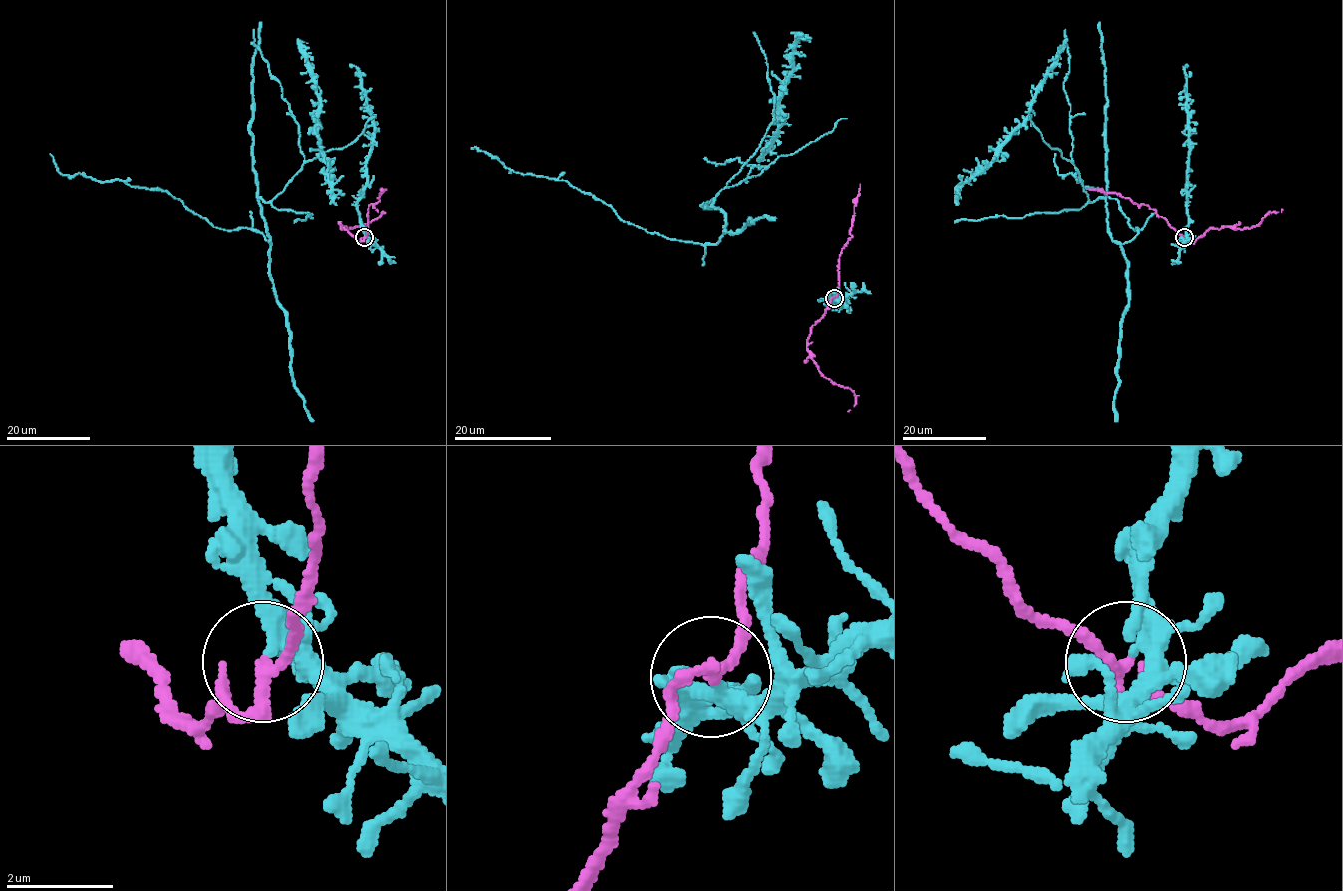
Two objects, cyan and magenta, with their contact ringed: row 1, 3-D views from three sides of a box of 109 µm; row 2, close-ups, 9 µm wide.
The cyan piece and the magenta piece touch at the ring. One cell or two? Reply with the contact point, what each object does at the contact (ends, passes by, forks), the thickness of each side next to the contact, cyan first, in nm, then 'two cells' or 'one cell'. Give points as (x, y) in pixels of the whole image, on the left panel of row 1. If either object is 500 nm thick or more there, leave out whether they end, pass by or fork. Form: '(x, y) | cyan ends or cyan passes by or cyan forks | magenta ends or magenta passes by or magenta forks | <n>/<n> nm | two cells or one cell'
(364, 237) | cyan forks | magenta passes by | 240/180 nm | two cells

